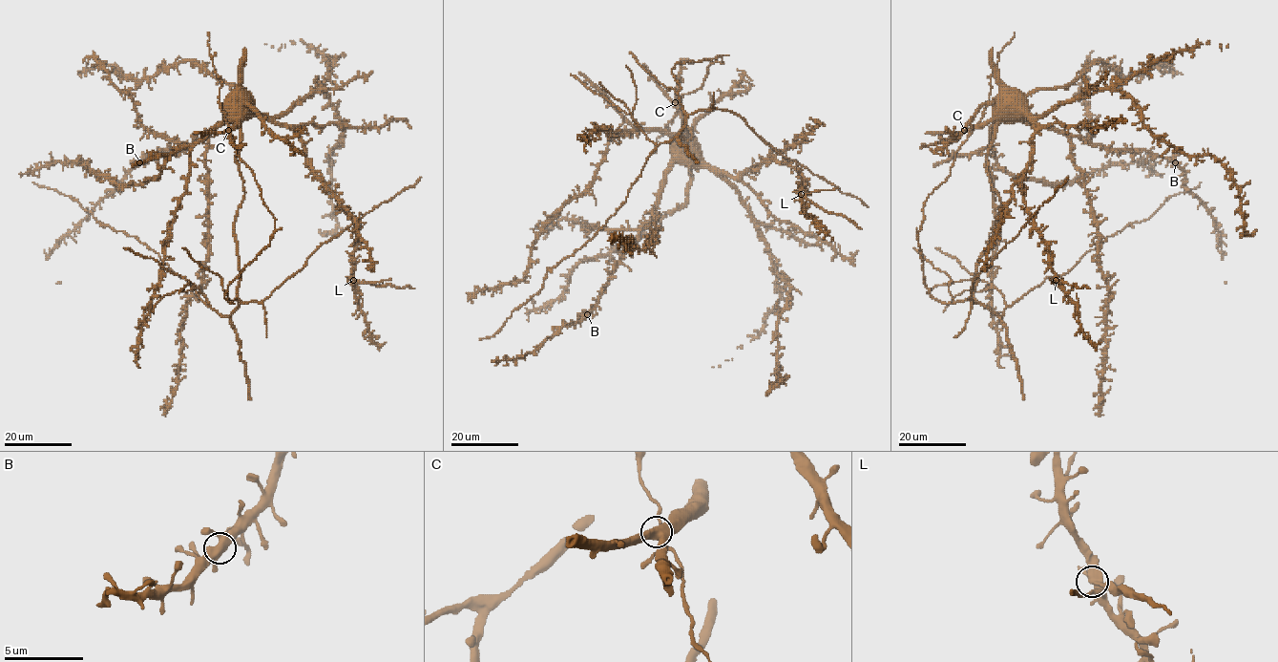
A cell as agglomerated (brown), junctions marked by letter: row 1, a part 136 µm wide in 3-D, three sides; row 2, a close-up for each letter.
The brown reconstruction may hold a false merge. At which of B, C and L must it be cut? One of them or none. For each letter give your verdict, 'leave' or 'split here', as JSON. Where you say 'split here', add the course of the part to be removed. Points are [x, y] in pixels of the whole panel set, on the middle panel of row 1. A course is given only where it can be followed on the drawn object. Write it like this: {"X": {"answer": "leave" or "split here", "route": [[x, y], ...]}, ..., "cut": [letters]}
{"B": {"answer": "leave"}, "C": {"answer": "leave"}, "L": {"answer": "split here", "route": [[801, 195], [824, 210], [845, 216], [862, 229]]}, "cut": ["L"]}

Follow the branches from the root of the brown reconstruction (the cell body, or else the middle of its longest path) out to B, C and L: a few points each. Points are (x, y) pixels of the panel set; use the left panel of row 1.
B: (241, 102), (242, 96), (222, 124), (195, 143), (183, 149), (159, 150), (139, 162)
C: (241, 102), (244, 96), (246, 105), (238, 115), (238, 122), (228, 130)
L: (241, 102), (242, 98), (242, 103), (294, 132), (302, 142), (311, 172), (352, 222), (356, 232), (353, 279)

